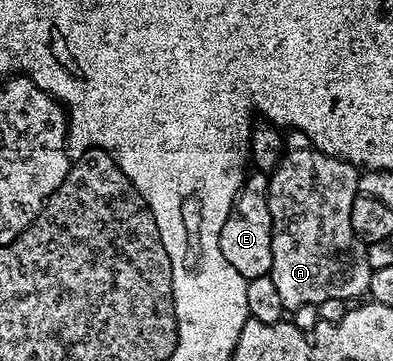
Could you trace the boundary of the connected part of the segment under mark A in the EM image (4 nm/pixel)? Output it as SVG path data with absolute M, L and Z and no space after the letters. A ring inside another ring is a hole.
M292 131L286 137L285 144L284 154L280 158L280 162L275 170L270 173L270 180L268 182L268 208L269 213L272 214L272 268L269 275L273 280L273 285L277 286L278 297L281 298L284 309L307 308L310 304L327 304L330 300L351 300L354 296L361 295L362 292L364 295L370 289L373 270L369 266L367 244L359 240L357 234L354 233L353 225L350 221L350 210L359 192L360 173L355 165L350 164L347 160L338 160L321 150L317 150L311 144L311 139L304 132Z

